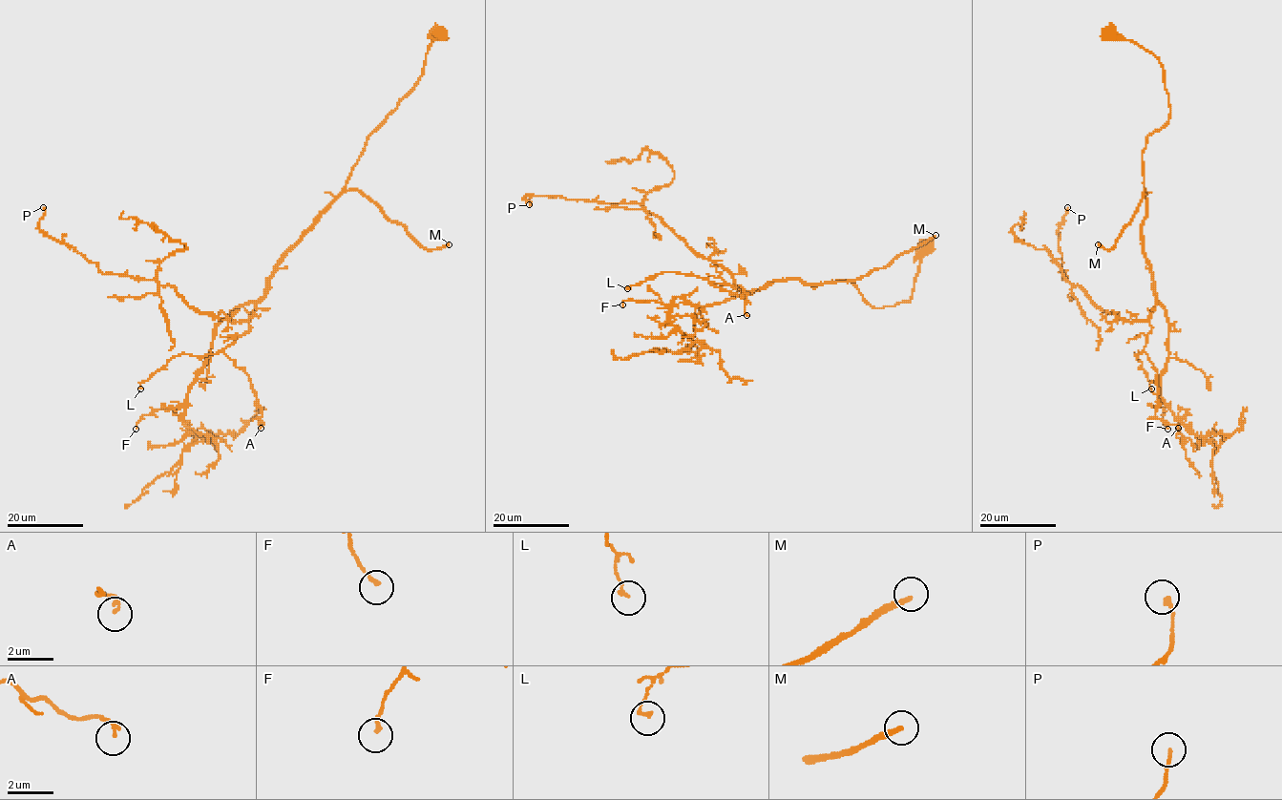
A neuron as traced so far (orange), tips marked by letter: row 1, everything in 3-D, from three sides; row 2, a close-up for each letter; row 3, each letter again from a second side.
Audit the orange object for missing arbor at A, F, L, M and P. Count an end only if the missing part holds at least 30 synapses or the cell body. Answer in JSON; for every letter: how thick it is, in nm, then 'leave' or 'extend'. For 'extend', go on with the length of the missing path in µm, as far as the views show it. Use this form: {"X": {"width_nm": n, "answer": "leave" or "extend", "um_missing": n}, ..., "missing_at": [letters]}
{"A": {"width_nm": 140, "answer": "leave"}, "F": {"width_nm": 170, "answer": "leave"}, "L": {"width_nm": 150, "answer": "leave"}, "M": {"width_nm": 240, "answer": "extend", "um_missing": 190}, "P": {"width_nm": 140, "answer": "leave"}, "missing_at": ["M"]}

